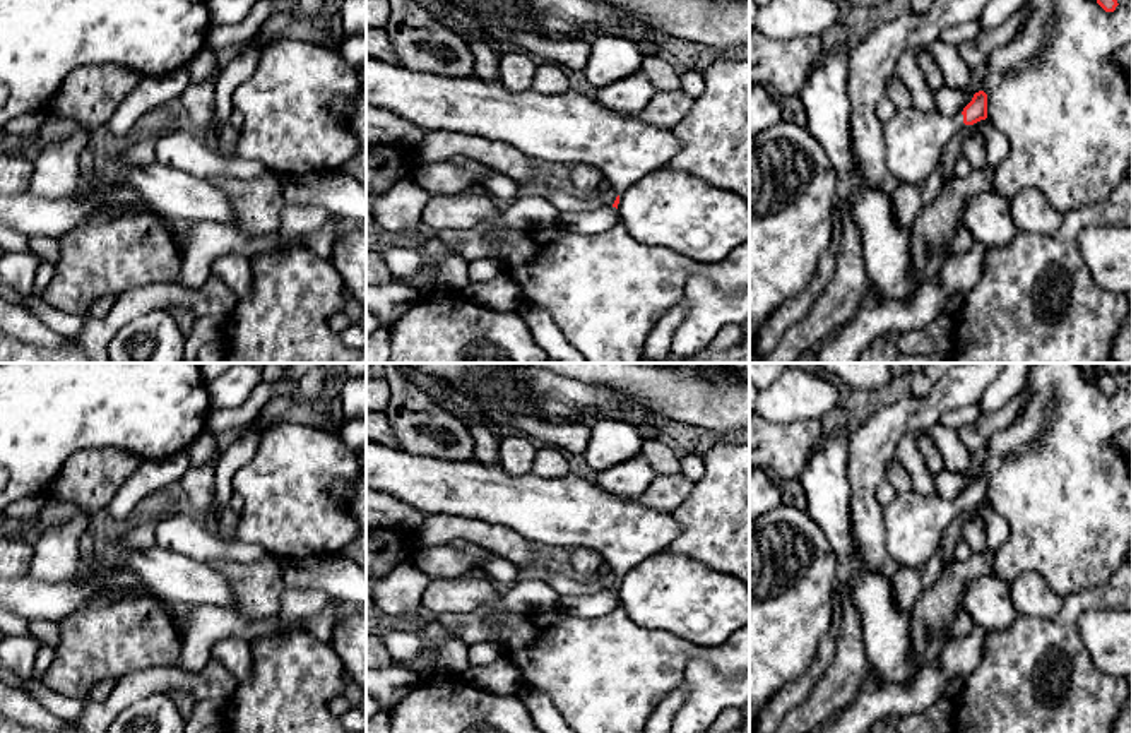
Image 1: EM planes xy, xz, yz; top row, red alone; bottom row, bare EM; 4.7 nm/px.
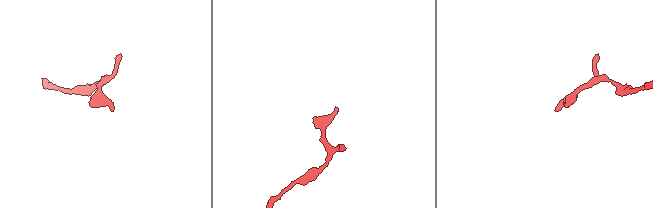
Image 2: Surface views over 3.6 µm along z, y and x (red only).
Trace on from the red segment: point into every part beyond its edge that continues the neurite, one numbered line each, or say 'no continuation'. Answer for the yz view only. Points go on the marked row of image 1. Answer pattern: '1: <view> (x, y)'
1: yz (914, 139)

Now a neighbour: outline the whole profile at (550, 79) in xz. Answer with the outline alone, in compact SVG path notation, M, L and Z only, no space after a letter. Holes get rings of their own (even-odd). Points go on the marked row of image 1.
M544 63L536 69L530 89L539 94L560 94L568 91L568 79L565 69L554 63Z

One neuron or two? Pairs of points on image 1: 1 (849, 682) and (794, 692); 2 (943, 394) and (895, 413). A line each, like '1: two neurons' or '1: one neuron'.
1: two neurons
2: one neuron

